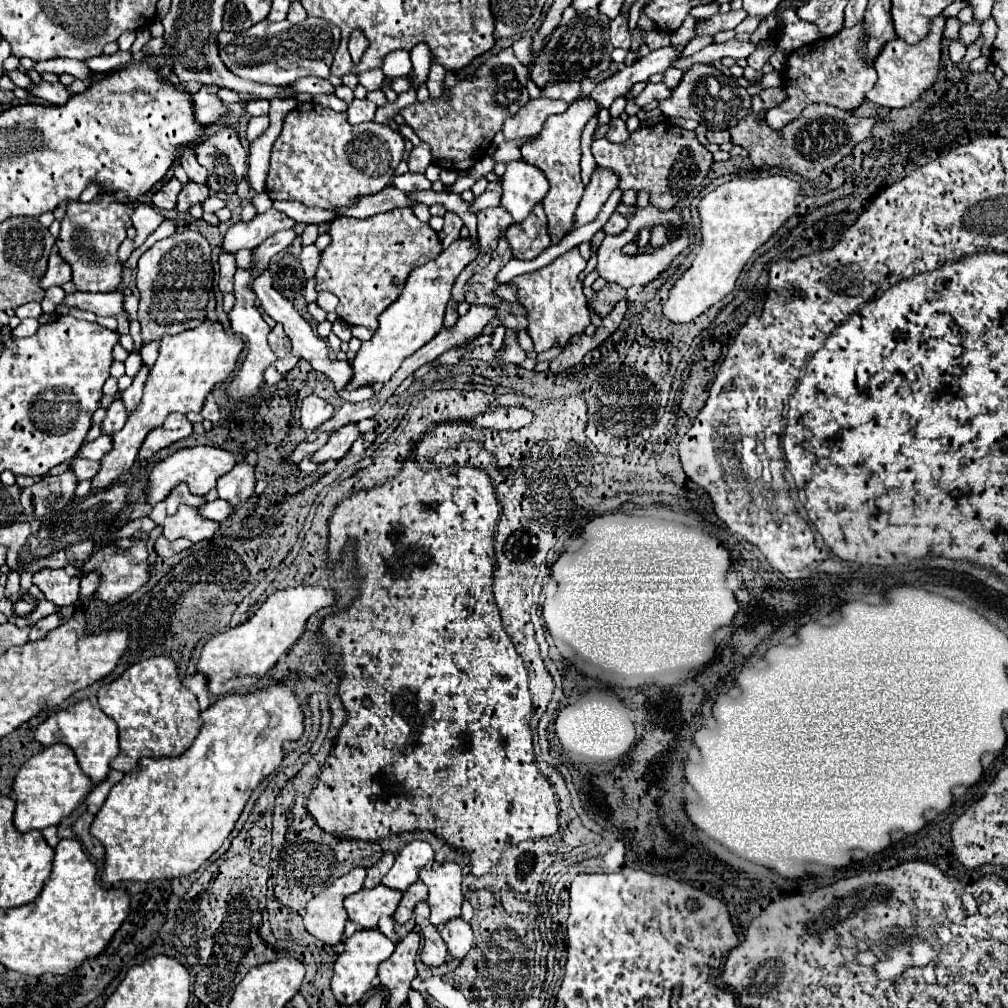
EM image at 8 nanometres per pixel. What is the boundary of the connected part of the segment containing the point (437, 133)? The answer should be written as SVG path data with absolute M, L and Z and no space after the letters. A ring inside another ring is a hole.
M507 47L497 55L489 55L489 65L483 63L471 77L461 79L441 97L429 97L423 103L413 103L401 109L405 123L417 137L431 147L433 163L449 171L469 171L475 159L485 157L493 143L493 135L501 131L503 121L515 115L527 101L527 69L517 61L513 49Z

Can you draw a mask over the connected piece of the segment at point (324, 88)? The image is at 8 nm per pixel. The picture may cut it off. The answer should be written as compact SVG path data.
M303 77L301 81L295 83L295 95L299 93L333 93L335 87L327 81L327 79L321 79L321 77Z

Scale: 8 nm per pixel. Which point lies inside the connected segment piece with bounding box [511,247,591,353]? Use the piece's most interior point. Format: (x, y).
(553, 295)

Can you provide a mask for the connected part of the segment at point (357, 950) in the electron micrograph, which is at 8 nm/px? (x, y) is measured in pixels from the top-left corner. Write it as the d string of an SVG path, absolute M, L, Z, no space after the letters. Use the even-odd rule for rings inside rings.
M361 929L361 931L355 931L351 937L347 937L345 951L337 957L335 969L333 969L335 973L331 977L331 991L335 999L343 1005L357 1003L371 989L371 981L377 975L379 963L383 963L393 951L395 951L395 943L389 941L379 929L371 929L371 931Z

